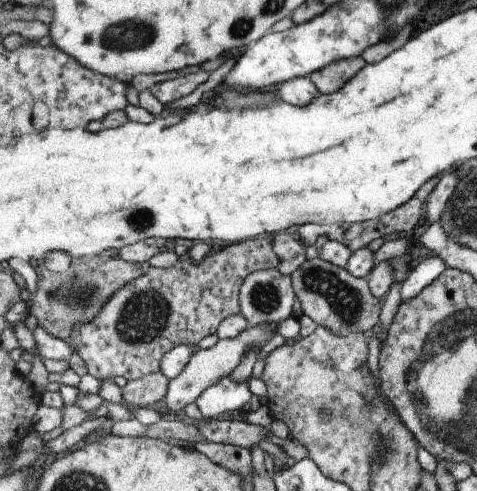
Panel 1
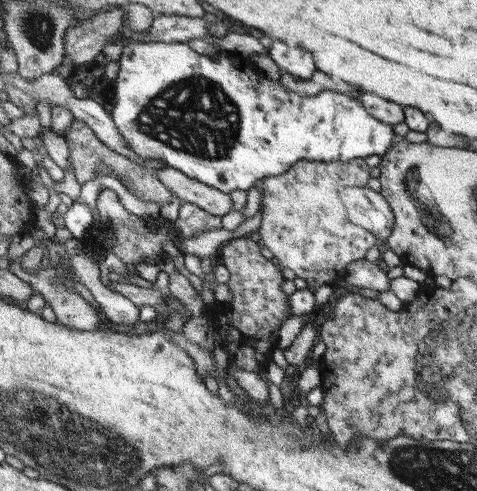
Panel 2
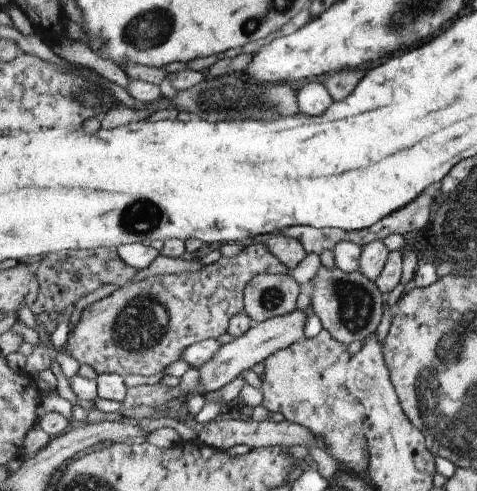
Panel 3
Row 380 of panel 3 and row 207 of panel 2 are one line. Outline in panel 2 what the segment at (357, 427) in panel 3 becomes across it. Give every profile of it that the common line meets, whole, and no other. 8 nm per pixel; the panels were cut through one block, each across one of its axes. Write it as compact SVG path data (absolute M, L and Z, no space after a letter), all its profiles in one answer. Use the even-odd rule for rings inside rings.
M367 158L351 162L299 160L283 176L269 176L265 184L265 206L261 228L261 246L281 268L291 268L307 282L315 294L329 284L337 284L351 264L365 260L367 252L381 240L367 228L349 218L345 194L349 188L367 188L371 182L371 164Z

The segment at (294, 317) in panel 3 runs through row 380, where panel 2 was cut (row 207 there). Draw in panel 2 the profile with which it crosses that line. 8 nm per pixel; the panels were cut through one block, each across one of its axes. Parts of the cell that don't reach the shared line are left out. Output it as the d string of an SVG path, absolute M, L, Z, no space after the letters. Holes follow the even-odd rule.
M173 166L161 168L159 178L173 194L179 196L181 202L193 202L193 204L201 206L203 210L207 210L215 216L223 216L223 218L233 212L231 196L227 192L207 186L207 184L203 184L203 180L195 180Z

